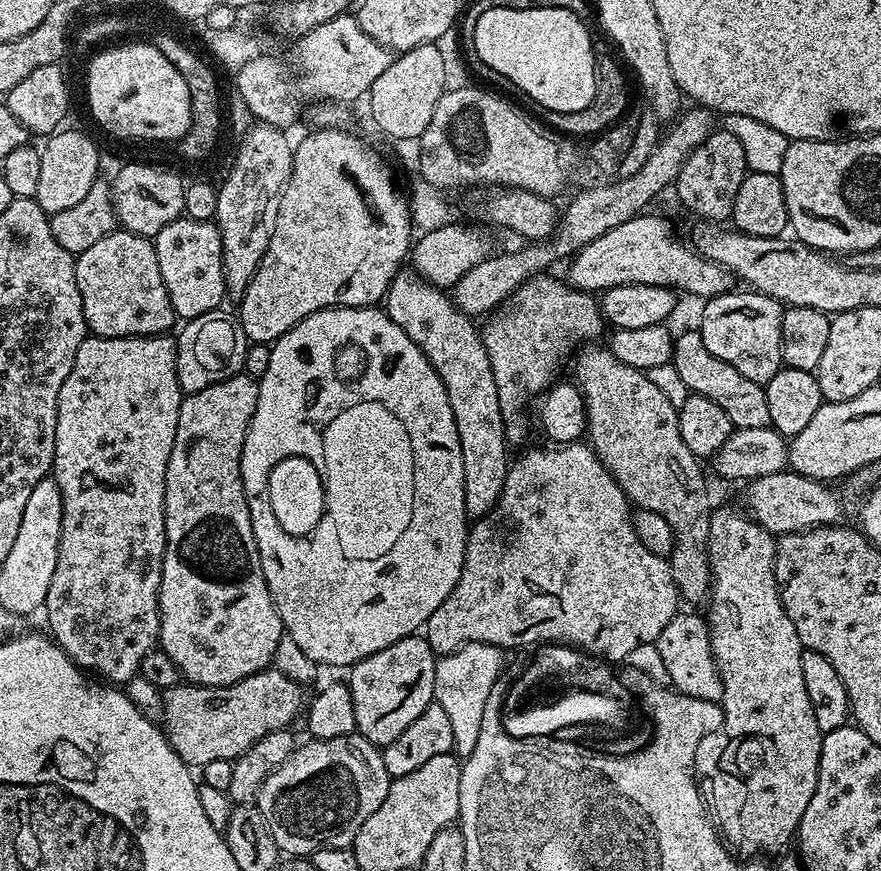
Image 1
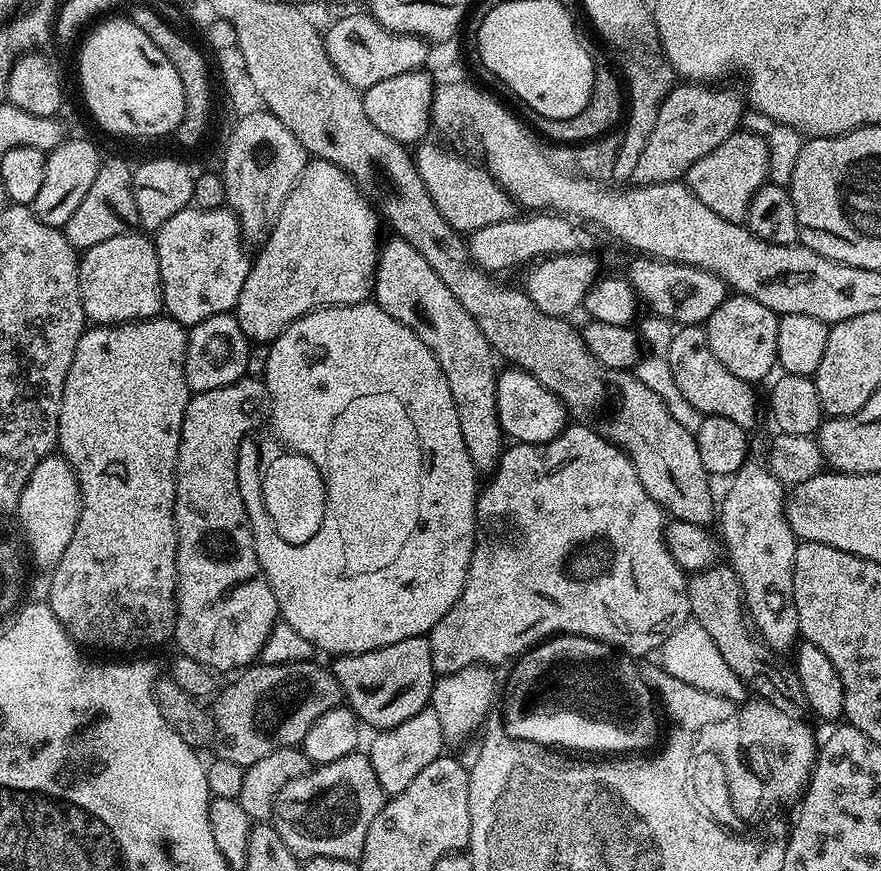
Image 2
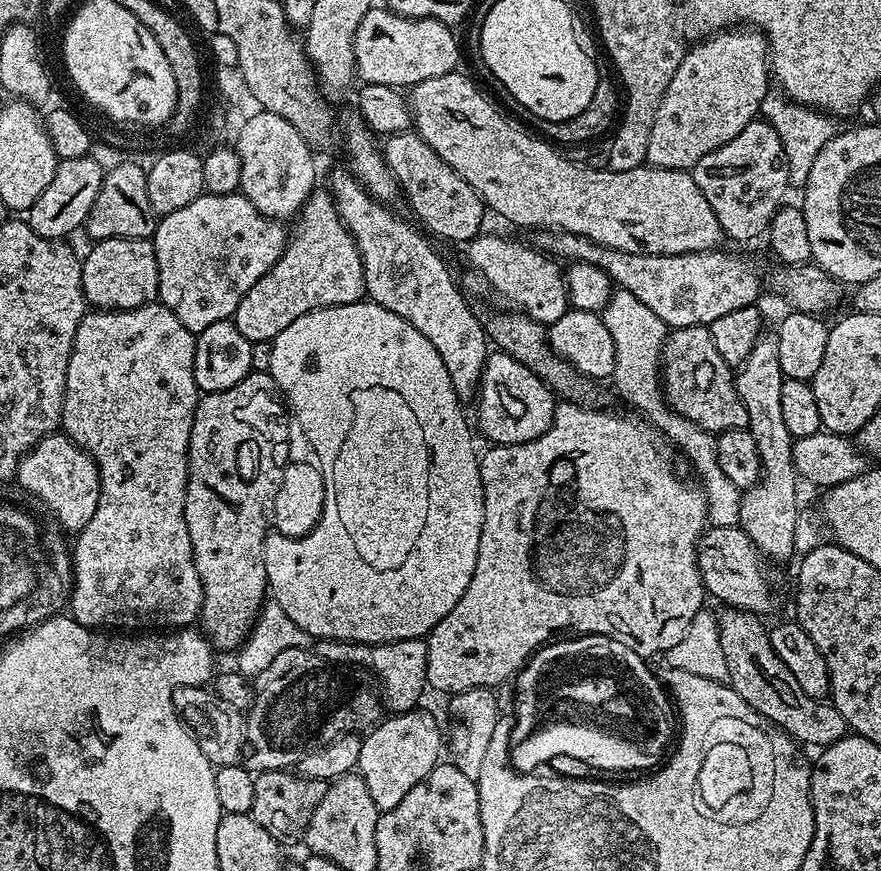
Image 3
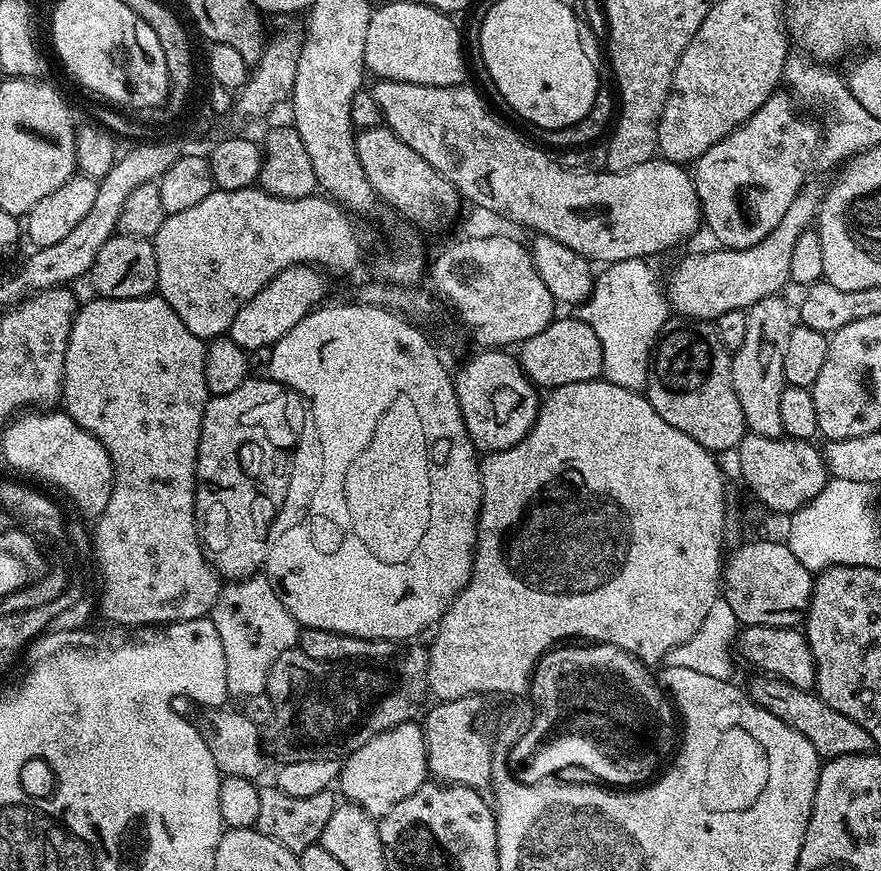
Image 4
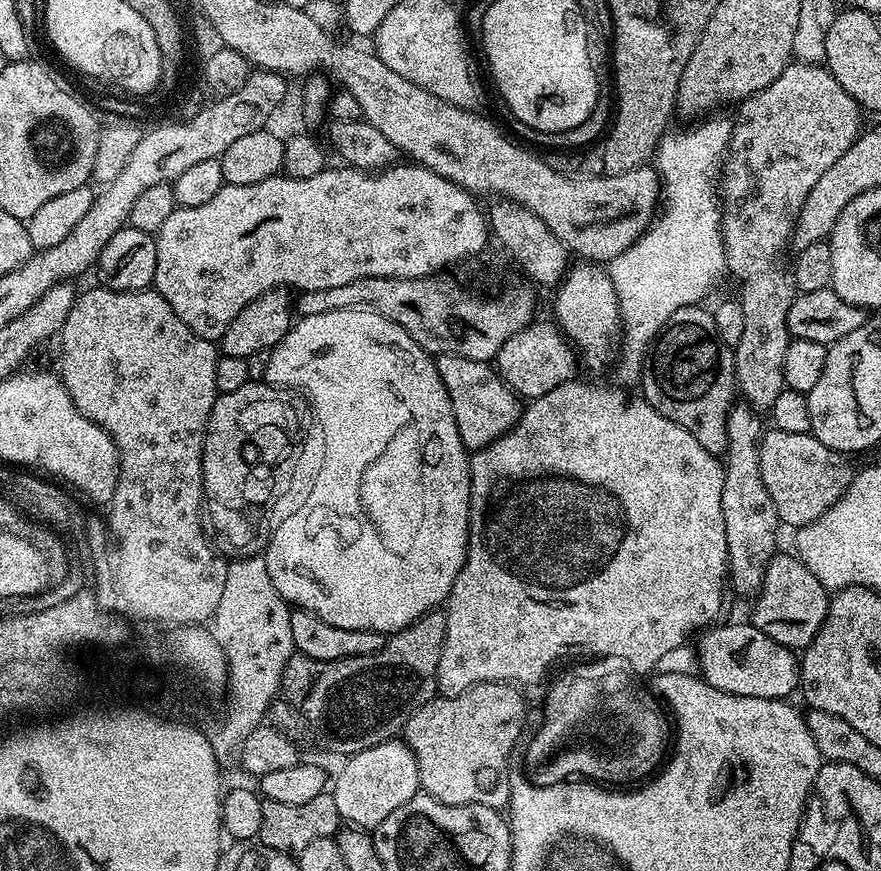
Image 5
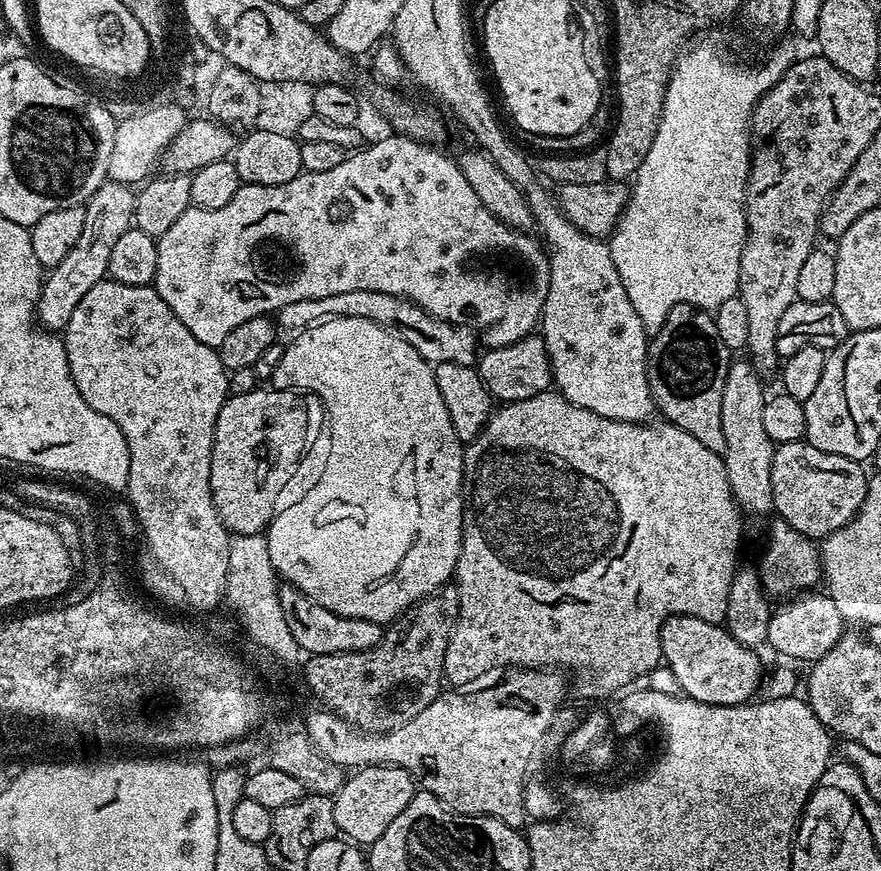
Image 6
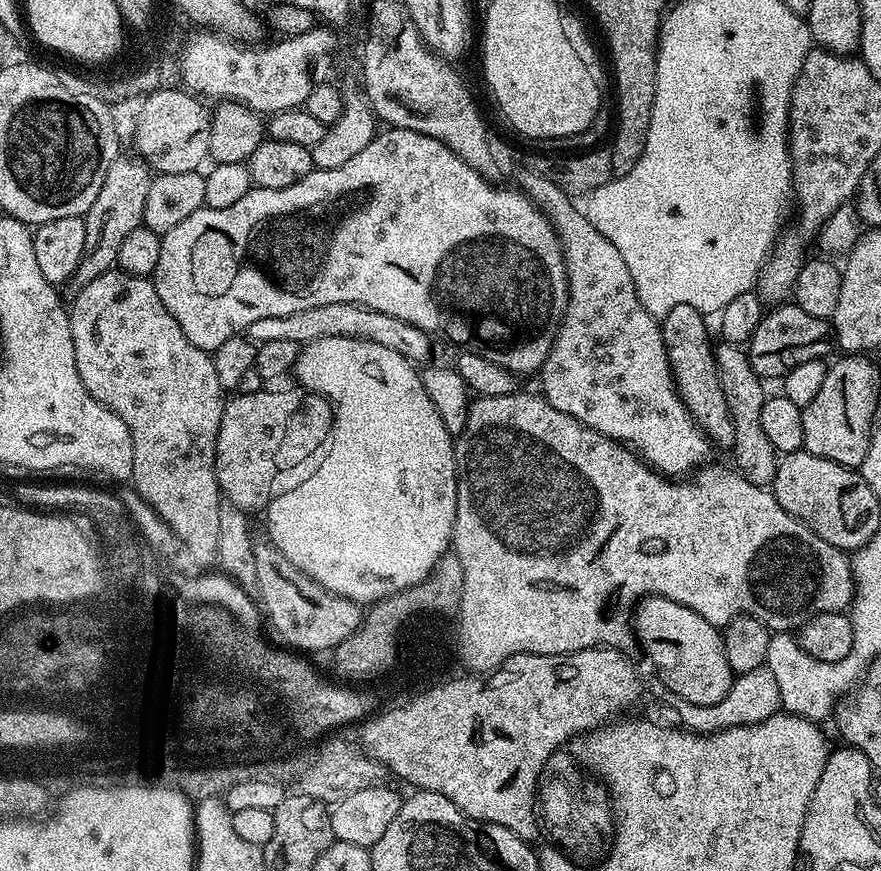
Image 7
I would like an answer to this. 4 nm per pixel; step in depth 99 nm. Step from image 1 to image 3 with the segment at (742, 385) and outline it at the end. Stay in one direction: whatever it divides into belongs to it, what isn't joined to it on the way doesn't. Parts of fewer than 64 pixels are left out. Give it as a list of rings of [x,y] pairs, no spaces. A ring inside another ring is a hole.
[[[699,324],[671,329],[664,338],[660,358],[664,398],[679,416],[694,422],[703,432],[713,434],[748,427],[746,406],[738,398],[733,369],[718,354],[711,327]]]

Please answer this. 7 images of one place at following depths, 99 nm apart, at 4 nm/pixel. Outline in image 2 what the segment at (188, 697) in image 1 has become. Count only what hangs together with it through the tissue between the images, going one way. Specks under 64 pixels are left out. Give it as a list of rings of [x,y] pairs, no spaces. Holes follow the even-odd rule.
[[[300,660],[296,664],[262,664],[255,663],[241,671],[232,685],[225,687],[215,697],[211,705],[212,723],[214,725],[215,755],[226,762],[238,762],[244,769],[250,767],[258,758],[274,754],[279,748],[295,748],[303,745],[306,734],[326,710],[341,707],[344,692],[336,681],[331,667],[316,664],[312,660]]]

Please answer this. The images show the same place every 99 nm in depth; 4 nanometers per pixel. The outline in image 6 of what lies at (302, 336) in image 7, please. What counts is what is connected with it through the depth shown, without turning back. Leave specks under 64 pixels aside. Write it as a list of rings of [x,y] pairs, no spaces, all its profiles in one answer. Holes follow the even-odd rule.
[[[349,290],[347,294],[330,294],[330,298],[305,298],[302,302],[290,302],[290,306],[282,306],[275,313],[274,320],[281,329],[289,328],[289,333],[295,334],[319,324],[321,320],[333,320],[336,316],[370,318],[370,322],[378,322],[383,328],[392,329],[396,335],[410,342],[410,346],[414,346],[414,350],[418,350],[418,354],[422,354],[422,358],[433,366],[442,362],[458,362],[469,366],[477,363],[478,340],[473,329],[436,320],[403,296],[382,294],[378,290]]]

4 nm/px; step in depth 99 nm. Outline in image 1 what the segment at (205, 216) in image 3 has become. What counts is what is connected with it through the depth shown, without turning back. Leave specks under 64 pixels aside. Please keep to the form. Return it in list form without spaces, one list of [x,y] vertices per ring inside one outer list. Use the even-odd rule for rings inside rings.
[[[181,218],[162,226],[162,230],[154,238],[158,270],[162,274],[162,282],[166,282],[166,294],[170,294],[170,302],[174,306],[177,317],[187,322],[198,318],[198,314],[215,312],[226,300],[224,290],[224,263],[222,262],[222,238],[211,220],[190,220]]]

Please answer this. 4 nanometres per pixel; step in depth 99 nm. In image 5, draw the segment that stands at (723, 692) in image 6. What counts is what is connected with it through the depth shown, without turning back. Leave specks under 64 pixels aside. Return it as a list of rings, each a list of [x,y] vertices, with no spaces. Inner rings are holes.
[[[744,622],[744,624],[724,624],[721,628],[712,626],[703,633],[704,636],[700,640],[700,648],[695,649],[695,656],[698,661],[698,672],[699,675],[706,681],[710,686],[714,686],[718,690],[722,690],[726,694],[734,694],[735,696],[749,696],[750,698],[770,698],[771,700],[783,700],[791,697],[791,692],[795,693],[800,686],[800,661],[797,653],[791,648],[782,646],[778,642],[774,642],[774,638],[770,638],[766,634],[762,634],[762,630],[758,630],[750,622]]]

